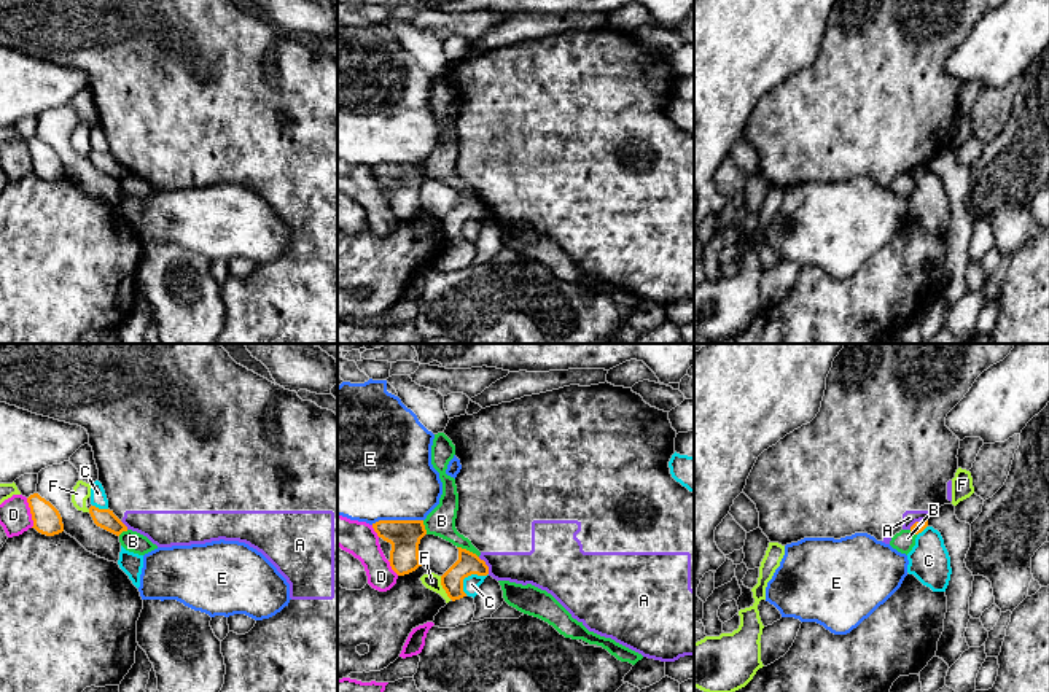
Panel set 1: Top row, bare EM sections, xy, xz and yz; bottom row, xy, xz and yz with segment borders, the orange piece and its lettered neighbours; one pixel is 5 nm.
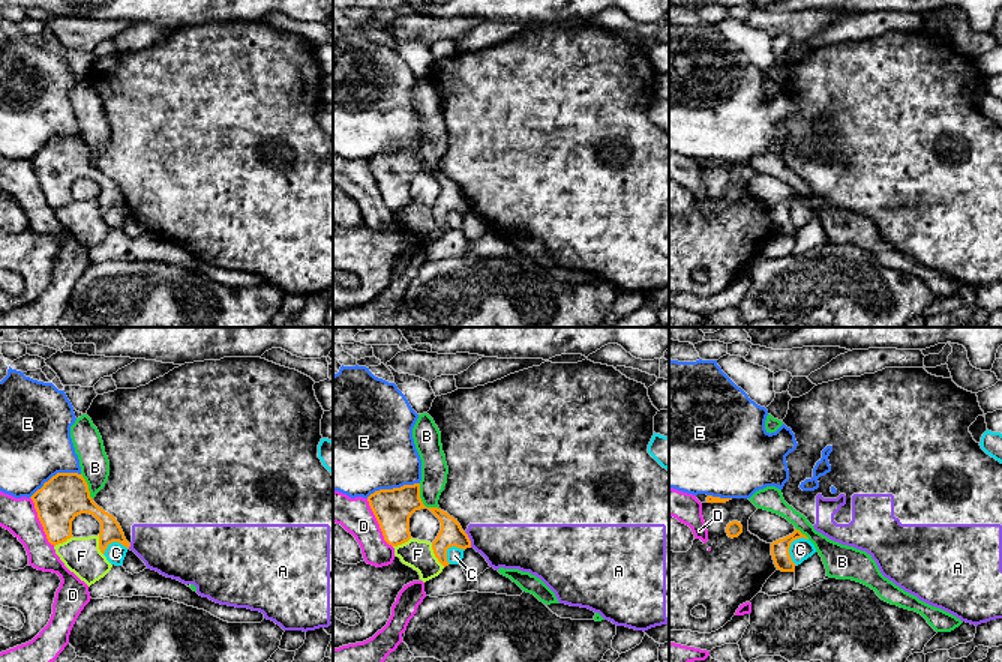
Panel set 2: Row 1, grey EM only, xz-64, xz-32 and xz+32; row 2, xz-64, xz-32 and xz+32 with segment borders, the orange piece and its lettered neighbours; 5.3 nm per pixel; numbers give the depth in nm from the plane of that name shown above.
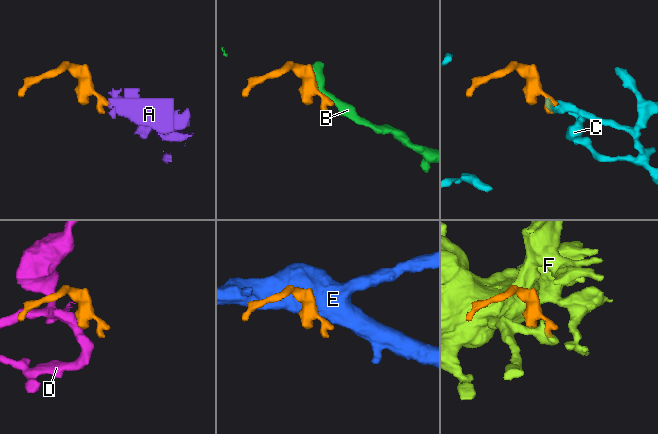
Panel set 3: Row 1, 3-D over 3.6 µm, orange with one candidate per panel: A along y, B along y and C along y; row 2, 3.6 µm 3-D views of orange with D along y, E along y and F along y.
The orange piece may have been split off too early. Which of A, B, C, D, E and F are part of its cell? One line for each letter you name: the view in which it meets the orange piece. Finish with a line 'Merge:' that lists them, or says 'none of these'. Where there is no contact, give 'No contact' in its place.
Merge: none of these

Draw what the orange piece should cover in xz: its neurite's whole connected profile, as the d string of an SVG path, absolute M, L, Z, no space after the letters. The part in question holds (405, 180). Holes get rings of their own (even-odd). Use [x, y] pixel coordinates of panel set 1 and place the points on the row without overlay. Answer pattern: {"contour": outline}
{"contour": "M379 164L372 167L372 172L379 181L392 188L388 205L398 220L422 210L419 188L427 178L423 164Z"}

